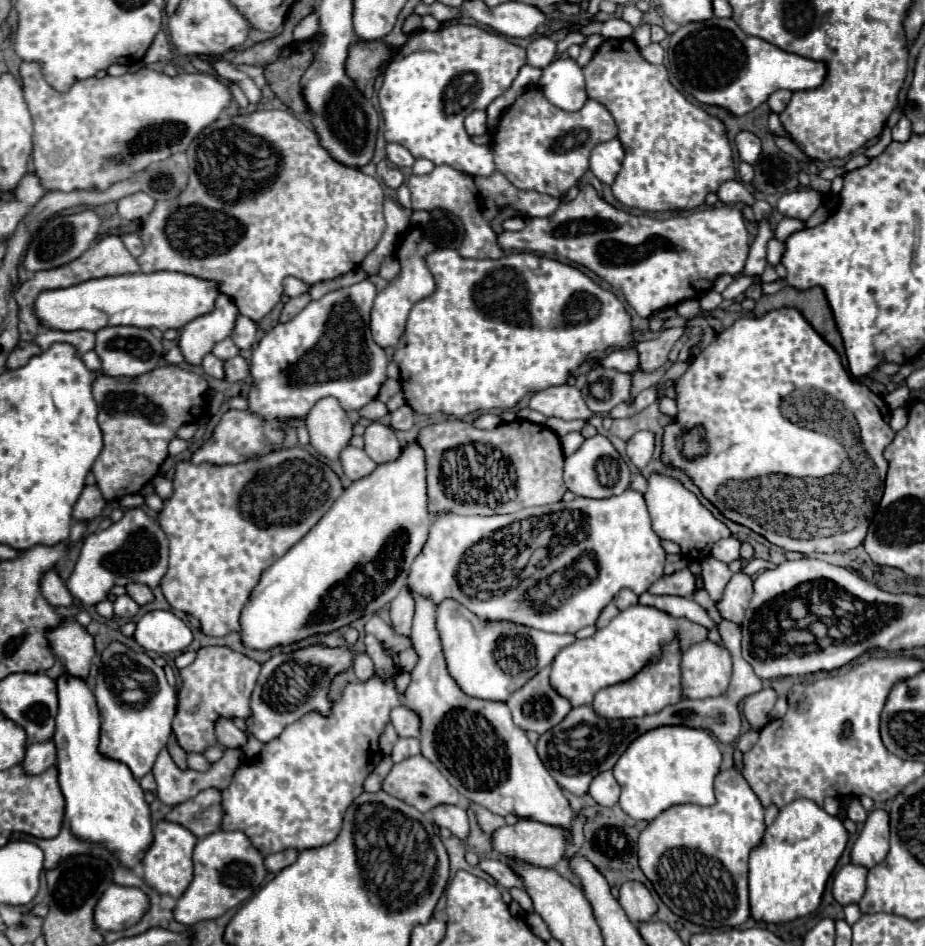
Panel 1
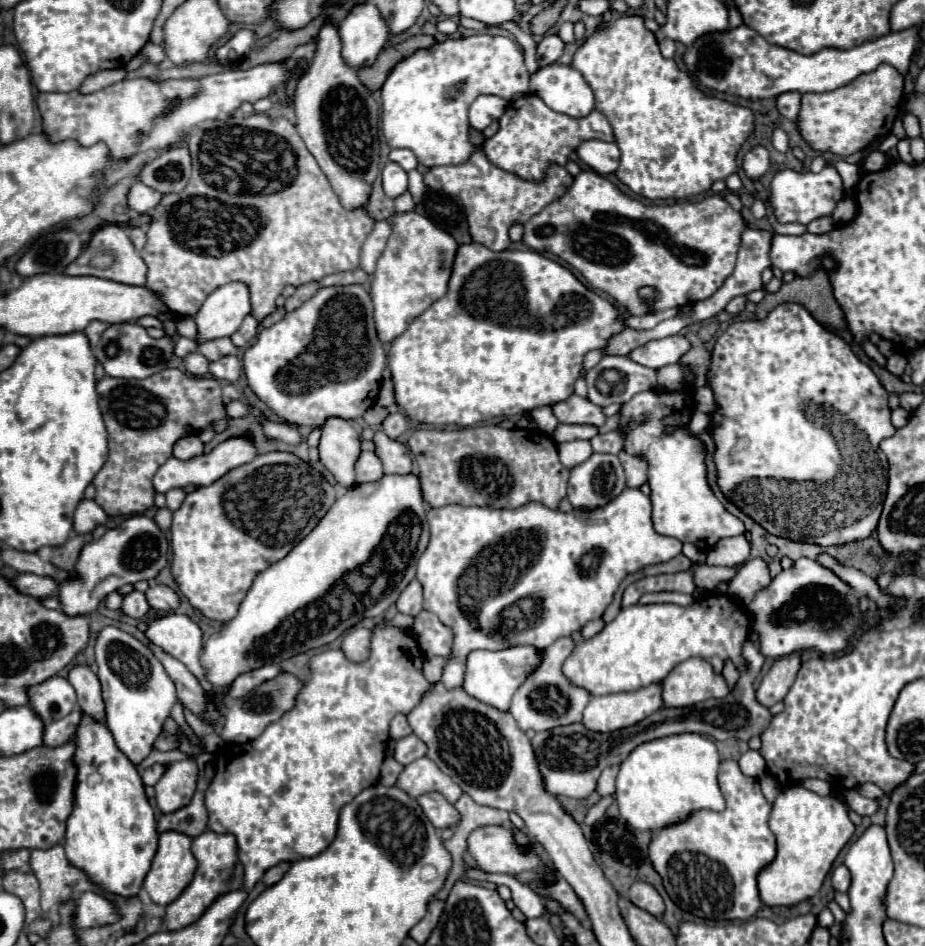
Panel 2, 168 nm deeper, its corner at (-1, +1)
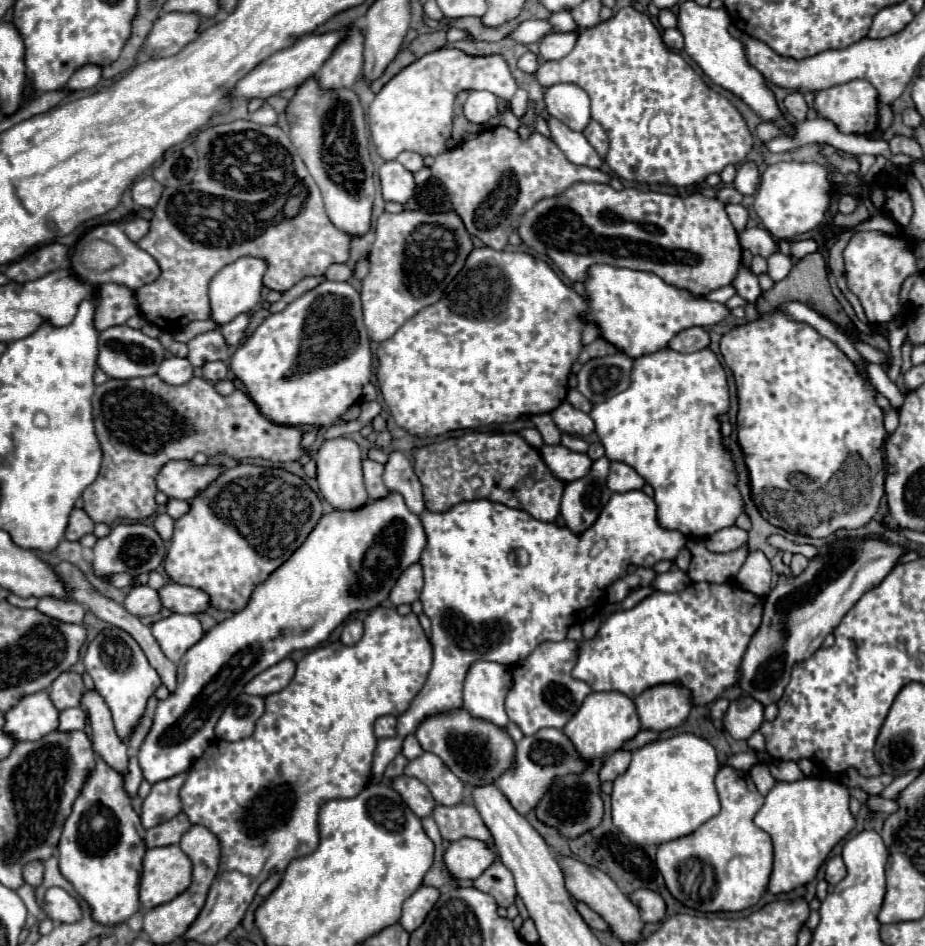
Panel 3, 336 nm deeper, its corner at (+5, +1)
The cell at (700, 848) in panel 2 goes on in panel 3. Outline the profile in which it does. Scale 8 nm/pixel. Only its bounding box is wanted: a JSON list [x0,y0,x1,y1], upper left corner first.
[655,765,773,913]

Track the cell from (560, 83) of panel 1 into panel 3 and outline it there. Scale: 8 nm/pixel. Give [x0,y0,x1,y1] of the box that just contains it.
[545,83,591,131]

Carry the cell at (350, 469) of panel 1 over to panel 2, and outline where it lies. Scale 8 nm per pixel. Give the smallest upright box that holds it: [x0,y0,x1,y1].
[355,451,383,483]

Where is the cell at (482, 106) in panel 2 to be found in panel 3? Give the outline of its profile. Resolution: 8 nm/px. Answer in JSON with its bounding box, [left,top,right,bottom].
[463,91,499,125]

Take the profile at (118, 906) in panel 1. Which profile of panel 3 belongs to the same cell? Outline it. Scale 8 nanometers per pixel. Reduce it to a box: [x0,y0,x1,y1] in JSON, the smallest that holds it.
[45,887,81,923]

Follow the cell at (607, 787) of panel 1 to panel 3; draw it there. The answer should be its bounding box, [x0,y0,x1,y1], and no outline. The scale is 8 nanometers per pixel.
[599,751,631,781]

